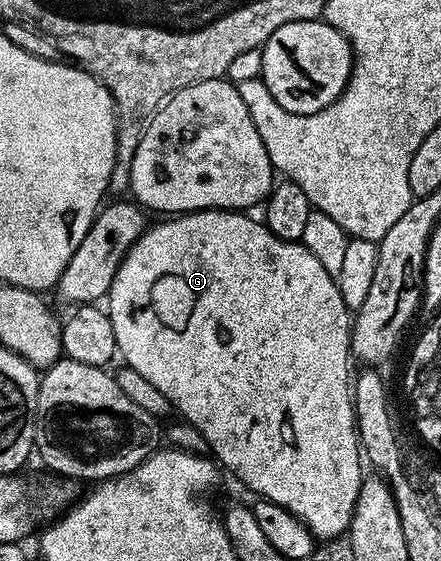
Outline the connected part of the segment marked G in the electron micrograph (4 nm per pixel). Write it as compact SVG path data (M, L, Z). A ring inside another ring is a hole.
M201 209L198 213L183 213L180 215L170 216L168 219L161 219L158 225L150 224L142 233L141 238L134 243L127 251L127 255L121 260L121 266L117 268L115 279L111 283L107 294L107 312L111 319L111 327L115 327L115 339L117 340L117 351L120 360L126 365L130 365L135 371L139 371L139 375L143 375L143 379L147 379L147 383L159 387L159 391L163 391L163 395L167 395L170 406L174 410L177 409L184 420L189 421L199 431L199 435L203 435L203 439L207 439L212 456L216 458L222 466L226 465L247 488L250 489L258 498L278 504L279 507L285 508L287 512L298 518L310 530L314 538L321 537L337 537L346 532L353 518L355 511L355 503L359 499L359 487L363 480L363 472L361 473L361 465L363 466L363 454L361 446L357 440L357 418L353 416L353 391L351 388L351 373L349 377L349 361L351 362L351 311L345 305L345 300L341 294L340 284L331 276L327 275L323 263L319 263L319 259L315 259L315 255L311 255L311 251L307 251L304 245L296 241L285 241L283 238L275 236L260 220L257 221L245 211L234 211L231 209Z

